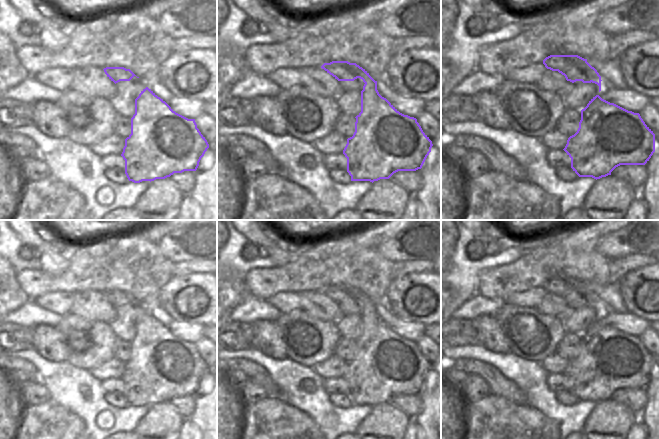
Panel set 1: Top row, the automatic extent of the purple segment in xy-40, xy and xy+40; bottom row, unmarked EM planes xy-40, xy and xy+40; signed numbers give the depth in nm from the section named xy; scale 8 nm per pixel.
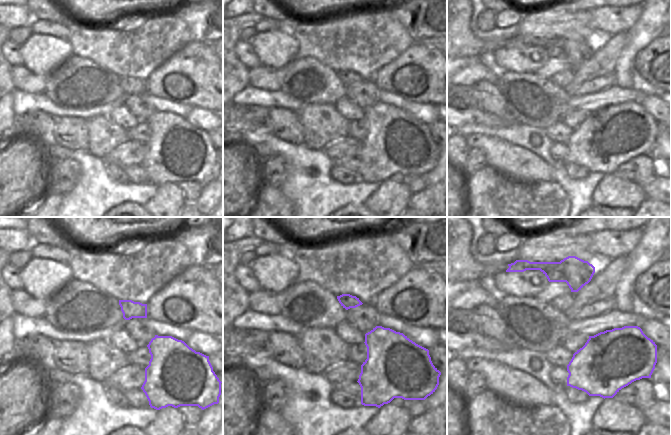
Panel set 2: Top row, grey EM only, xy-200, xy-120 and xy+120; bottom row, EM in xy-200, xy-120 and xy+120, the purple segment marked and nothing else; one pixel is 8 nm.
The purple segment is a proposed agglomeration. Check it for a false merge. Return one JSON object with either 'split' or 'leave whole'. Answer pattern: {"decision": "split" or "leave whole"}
{"decision": "split"}

